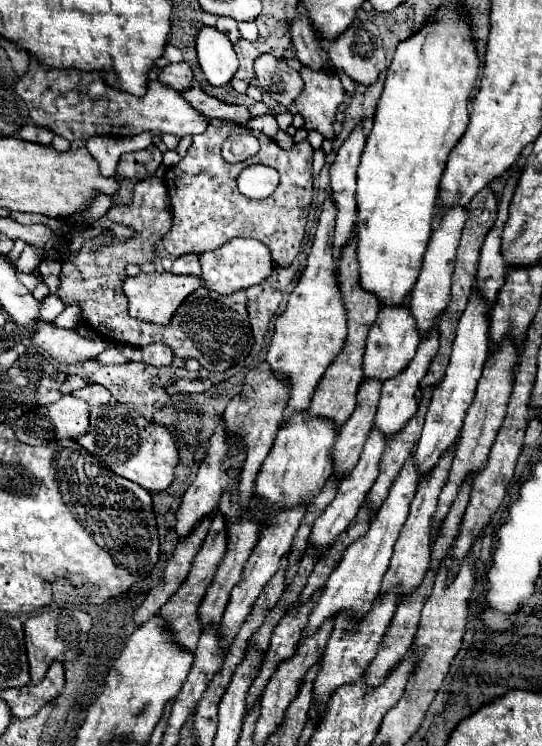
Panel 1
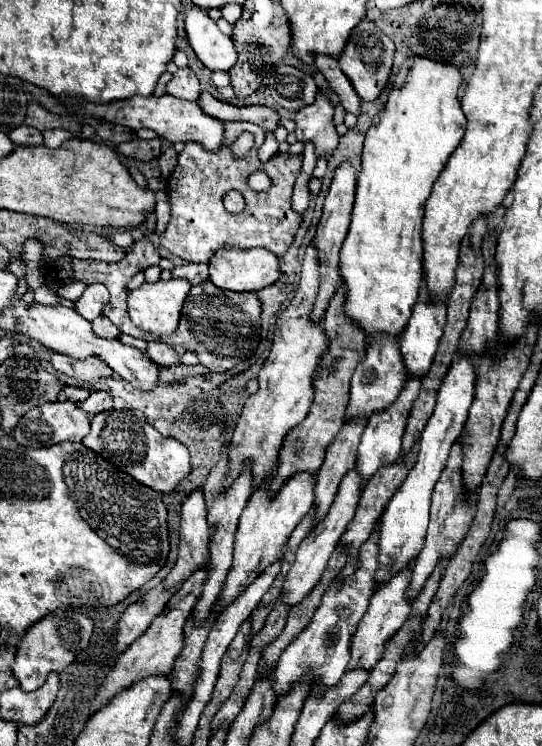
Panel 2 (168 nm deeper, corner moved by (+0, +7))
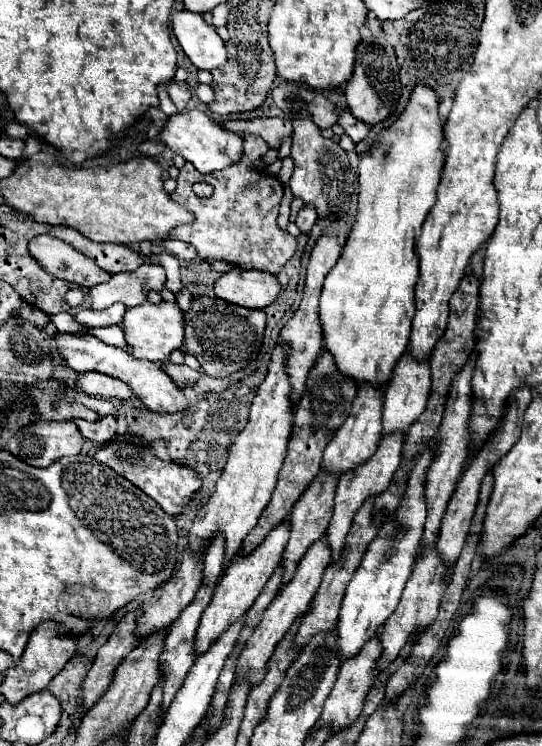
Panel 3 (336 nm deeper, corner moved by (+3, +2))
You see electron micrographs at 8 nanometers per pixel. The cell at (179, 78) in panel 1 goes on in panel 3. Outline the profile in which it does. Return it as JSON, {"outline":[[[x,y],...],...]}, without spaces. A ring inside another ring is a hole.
{"outline":[[[171,82],[169,84],[169,96],[173,100],[173,104],[177,106],[179,112],[183,112],[187,106],[189,106],[189,100],[191,100],[191,88],[187,82]]]}

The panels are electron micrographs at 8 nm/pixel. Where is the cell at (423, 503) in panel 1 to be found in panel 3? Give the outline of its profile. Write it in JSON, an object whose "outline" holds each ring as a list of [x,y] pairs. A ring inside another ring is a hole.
{"outline":[[[379,634],[377,638],[373,638],[373,642],[369,642],[369,646],[365,646],[365,650],[361,650],[361,654],[357,654],[357,658],[349,658],[349,662],[343,662],[341,664],[341,670],[339,670],[339,676],[337,676],[337,682],[329,694],[329,698],[325,700],[323,704],[323,714],[321,718],[317,720],[315,728],[323,726],[323,724],[331,724],[333,730],[339,730],[343,726],[349,726],[353,724],[353,720],[359,716],[361,712],[361,706],[363,706],[363,700],[365,700],[365,694],[369,692],[369,686],[373,686],[375,678],[377,678],[377,664],[379,664],[379,658],[381,658],[381,640],[379,640]]]}

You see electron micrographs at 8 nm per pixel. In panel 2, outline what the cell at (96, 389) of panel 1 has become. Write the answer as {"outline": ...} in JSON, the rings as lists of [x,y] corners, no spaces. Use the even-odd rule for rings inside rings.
{"outline":[[[104,391],[90,393],[90,397],[80,405],[80,409],[84,409],[84,413],[88,413],[90,417],[104,411],[112,411],[112,397]]]}

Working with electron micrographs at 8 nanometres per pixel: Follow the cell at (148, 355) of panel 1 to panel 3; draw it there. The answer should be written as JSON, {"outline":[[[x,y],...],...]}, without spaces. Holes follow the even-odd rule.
{"outline":[[[167,360],[167,362],[161,362],[161,368],[175,380],[175,384],[191,384],[191,382],[197,382],[201,378],[199,372],[191,370],[185,364],[173,364]]]}

